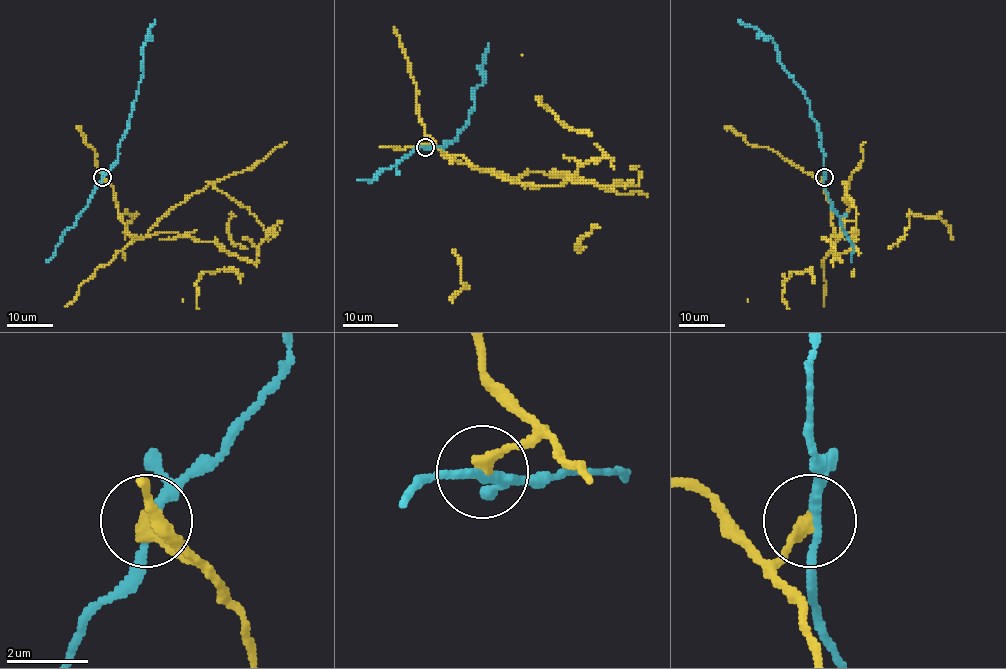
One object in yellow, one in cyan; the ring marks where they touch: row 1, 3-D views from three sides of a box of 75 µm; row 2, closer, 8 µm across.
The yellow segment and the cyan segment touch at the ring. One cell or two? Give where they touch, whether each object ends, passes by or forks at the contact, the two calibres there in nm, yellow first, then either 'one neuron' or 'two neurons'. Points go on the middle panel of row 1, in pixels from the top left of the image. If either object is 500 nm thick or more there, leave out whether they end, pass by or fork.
at (425, 147); yellow ends there; cyan forks there; 380 nm thick on the yellow side, 170 nm on the other; two neurons

